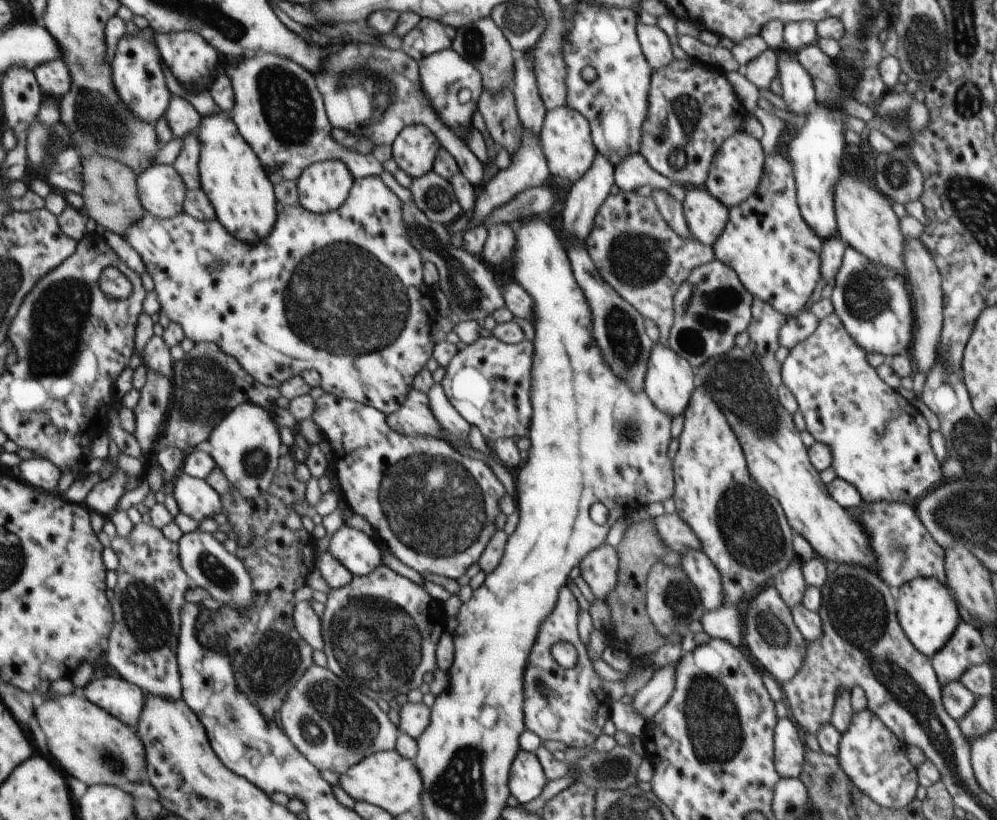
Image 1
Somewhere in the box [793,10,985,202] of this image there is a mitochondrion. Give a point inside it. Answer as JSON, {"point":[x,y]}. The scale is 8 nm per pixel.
{"point":[896,175]}

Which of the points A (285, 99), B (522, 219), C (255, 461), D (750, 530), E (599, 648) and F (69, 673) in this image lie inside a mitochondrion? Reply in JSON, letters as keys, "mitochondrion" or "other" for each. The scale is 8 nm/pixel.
{"A":"mitochondrion","B":"other","C":"mitochondrion","D":"mitochondrion","E":"other","F":"other"}

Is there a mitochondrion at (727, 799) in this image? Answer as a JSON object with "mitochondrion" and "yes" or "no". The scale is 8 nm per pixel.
{"mitochondrion":"no"}

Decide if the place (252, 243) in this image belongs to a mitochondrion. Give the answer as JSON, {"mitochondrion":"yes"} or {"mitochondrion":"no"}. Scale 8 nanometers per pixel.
{"mitochondrion":"no"}

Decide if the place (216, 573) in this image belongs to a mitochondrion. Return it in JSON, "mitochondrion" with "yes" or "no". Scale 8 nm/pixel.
{"mitochondrion":"yes"}

